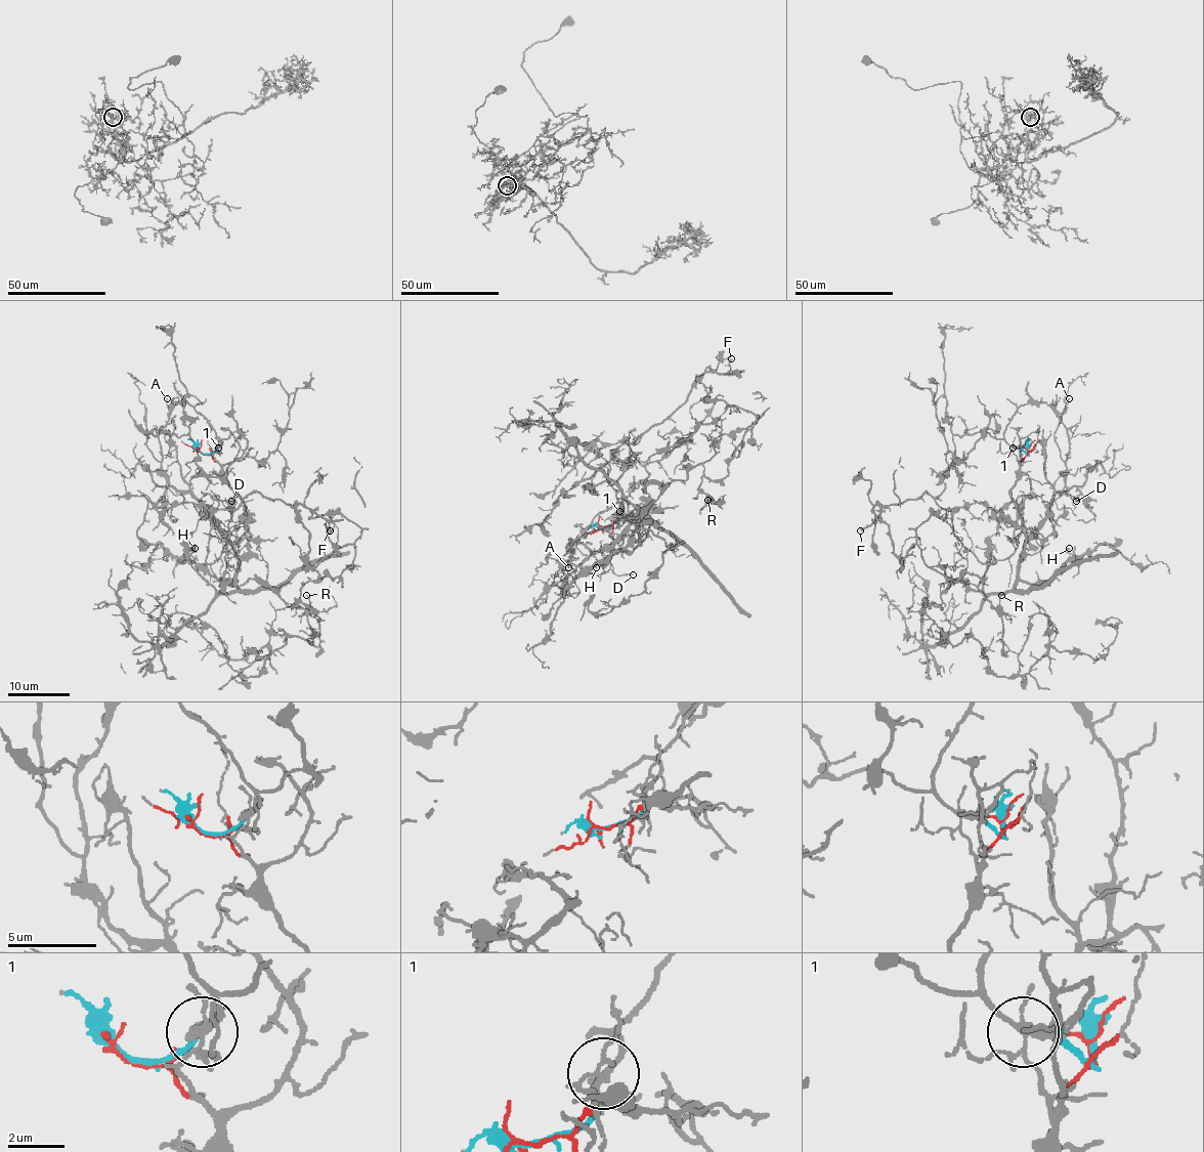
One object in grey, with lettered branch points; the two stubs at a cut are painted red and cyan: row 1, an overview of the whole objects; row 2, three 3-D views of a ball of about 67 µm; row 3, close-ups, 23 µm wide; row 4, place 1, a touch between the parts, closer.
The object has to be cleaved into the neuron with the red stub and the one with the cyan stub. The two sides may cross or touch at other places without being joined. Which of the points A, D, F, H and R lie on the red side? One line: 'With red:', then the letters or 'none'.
With red: A, D, H

